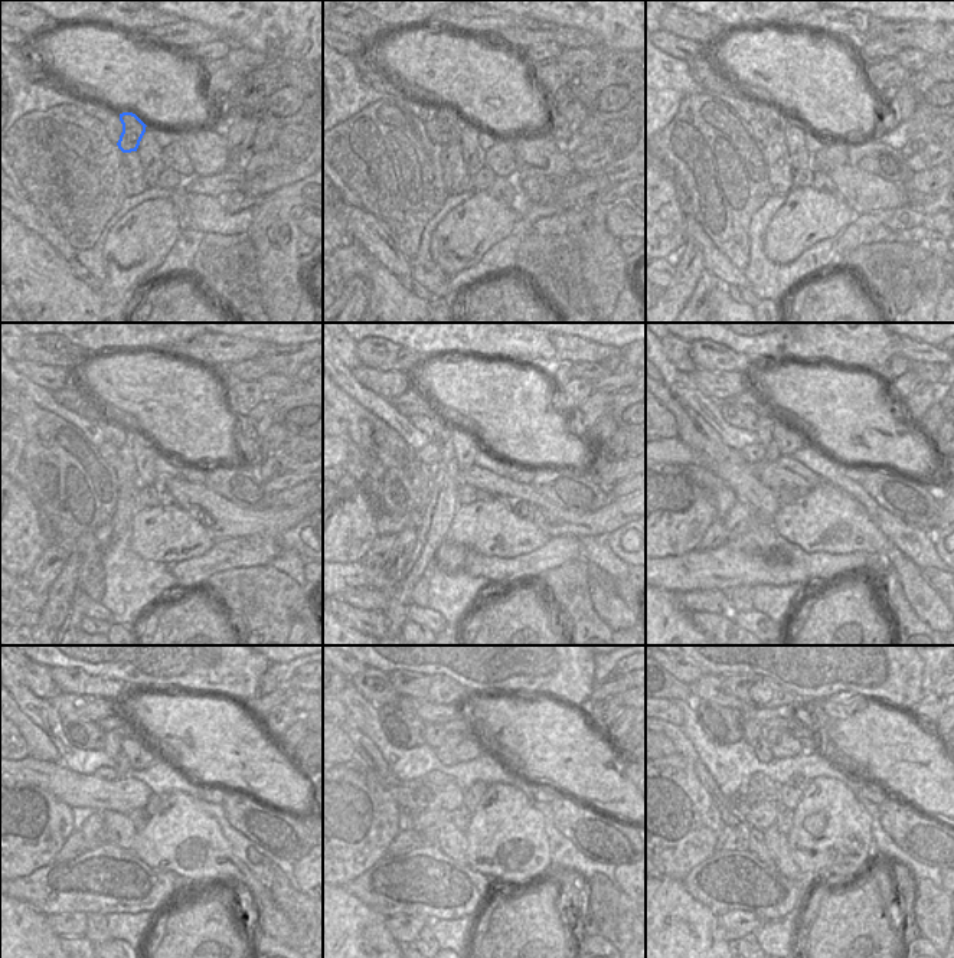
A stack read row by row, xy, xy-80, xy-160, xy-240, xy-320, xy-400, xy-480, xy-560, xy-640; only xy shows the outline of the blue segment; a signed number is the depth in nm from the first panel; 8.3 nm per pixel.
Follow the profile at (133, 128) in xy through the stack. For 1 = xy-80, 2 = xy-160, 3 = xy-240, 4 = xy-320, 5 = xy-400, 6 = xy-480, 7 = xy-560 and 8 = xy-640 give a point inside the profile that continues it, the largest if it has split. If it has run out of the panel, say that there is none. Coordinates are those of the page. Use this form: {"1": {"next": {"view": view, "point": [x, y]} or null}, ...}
{"1": {"next": {"view": "xy-80", "point": [450, 121]}}, "2": {"next": {"view": "xy-160", "point": [768, 115]}}, "3": {"next": {"view": "xy-240", "point": [114, 432]}}, "4": {"next": {"view": "xy-320", "point": [433, 427]}}, "5": {"next": {"view": "xy-400", "point": [744, 419]}}, "6": {"next": {"view": "xy-480", "point": [84, 735]}}, "7": {"next": {"view": "xy-560", "point": [404, 729]}}, "8": {"next": {"view": "xy-640", "point": [724, 725]}}}

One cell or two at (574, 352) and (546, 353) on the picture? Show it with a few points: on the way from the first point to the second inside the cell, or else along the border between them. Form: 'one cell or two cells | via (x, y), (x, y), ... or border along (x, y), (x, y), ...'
two cells | border along (551, 337), (554, 357), (533, 363)

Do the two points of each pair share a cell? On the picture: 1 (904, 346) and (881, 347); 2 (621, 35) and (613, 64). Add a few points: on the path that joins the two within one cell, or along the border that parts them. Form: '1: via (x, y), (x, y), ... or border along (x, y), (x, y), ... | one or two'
1: border along (894, 337), (895, 353) | two
2: border along (630, 49), (610, 49), (600, 56) | two

